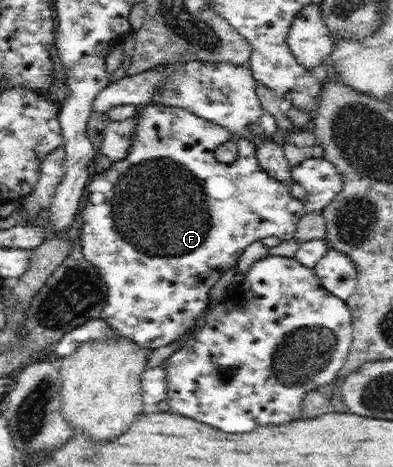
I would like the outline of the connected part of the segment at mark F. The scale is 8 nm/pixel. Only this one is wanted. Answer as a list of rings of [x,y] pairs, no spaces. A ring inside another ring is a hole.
[[[148,104],[148,108],[140,110],[138,113],[137,127],[135,128],[132,144],[129,151],[126,153],[126,158],[114,162],[108,170],[103,170],[95,174],[90,182],[90,186],[85,189],[86,195],[82,199],[81,211],[84,219],[82,226],[81,246],[84,258],[92,263],[100,273],[100,276],[105,280],[108,288],[107,304],[103,310],[103,318],[113,328],[117,329],[119,336],[124,336],[129,340],[133,340],[138,345],[150,351],[158,349],[160,346],[166,346],[174,340],[188,333],[190,327],[196,322],[196,318],[204,312],[204,308],[209,304],[208,293],[212,286],[218,282],[218,278],[229,268],[236,267],[240,254],[256,240],[262,238],[278,237],[281,241],[290,240],[295,237],[297,223],[305,214],[311,212],[320,212],[325,206],[332,203],[332,200],[342,191],[343,180],[339,171],[331,164],[330,161],[324,158],[313,158],[307,156],[307,159],[299,165],[292,168],[292,180],[290,183],[282,183],[282,180],[276,180],[270,177],[270,174],[264,172],[260,167],[256,155],[256,146],[243,136],[233,136],[228,129],[222,125],[216,124],[211,120],[206,120],[196,113],[186,110],[185,108],[164,106],[162,104]],[[229,140],[236,141],[238,158],[232,164],[222,164],[216,160],[214,150]],[[290,184],[300,184],[306,191],[304,194],[308,196],[306,202],[296,200],[291,193]]]

